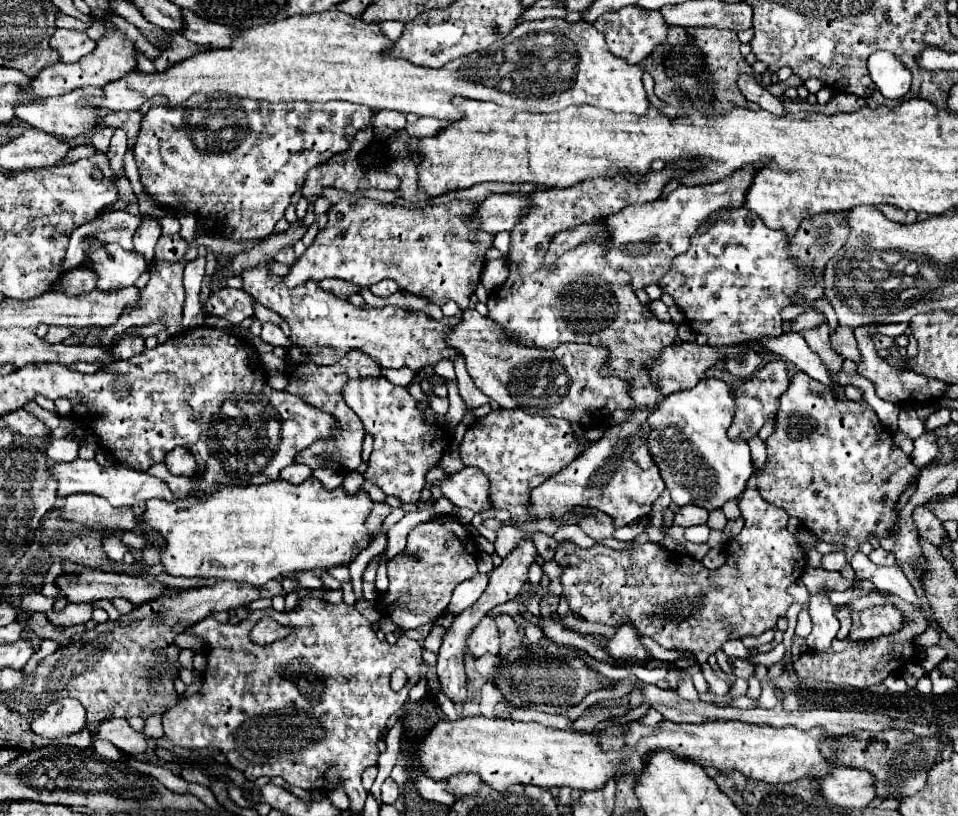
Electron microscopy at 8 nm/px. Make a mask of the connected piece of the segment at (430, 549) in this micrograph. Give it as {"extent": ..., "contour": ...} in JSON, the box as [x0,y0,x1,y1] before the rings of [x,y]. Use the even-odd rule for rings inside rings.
{"extent":[378,516,478,630],"contour":[[[436,516],[430,522],[418,524],[408,534],[408,546],[400,554],[390,558],[386,564],[390,586],[386,592],[380,592],[380,596],[378,596],[380,612],[402,630],[410,630],[410,628],[418,628],[422,624],[436,622],[446,612],[454,588],[460,582],[464,582],[476,574],[476,556],[478,556],[478,548],[474,544],[472,536],[464,528],[464,524],[460,524],[454,516]]]}

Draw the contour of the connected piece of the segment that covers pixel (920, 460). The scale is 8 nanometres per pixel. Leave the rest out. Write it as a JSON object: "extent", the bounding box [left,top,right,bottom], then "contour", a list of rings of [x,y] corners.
{"extent":[910,434,938,470],"contour":[[[922,434],[920,438],[914,440],[914,450],[910,454],[912,462],[916,464],[918,470],[922,470],[924,466],[928,466],[938,454],[938,446],[936,446],[936,438],[932,434]]]}

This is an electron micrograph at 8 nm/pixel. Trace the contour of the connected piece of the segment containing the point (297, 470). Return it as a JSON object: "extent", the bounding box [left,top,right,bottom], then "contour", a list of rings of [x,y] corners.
{"extent":[280,464,312,484],"contour":[[[290,464],[280,472],[280,478],[288,480],[292,484],[300,484],[310,476],[312,476],[312,470],[308,466],[304,466],[304,464]]]}

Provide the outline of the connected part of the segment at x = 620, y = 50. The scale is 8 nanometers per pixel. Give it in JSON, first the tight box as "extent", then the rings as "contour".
{"extent":[592,6,668,64],"contour":[[[626,6],[614,12],[602,14],[602,18],[598,18],[592,24],[604,34],[608,50],[614,56],[624,58],[630,64],[640,64],[646,56],[654,52],[654,46],[660,46],[662,42],[666,42],[666,34],[668,34],[668,26],[666,22],[662,22],[660,10],[650,12],[650,10],[642,10],[636,6]]]}

